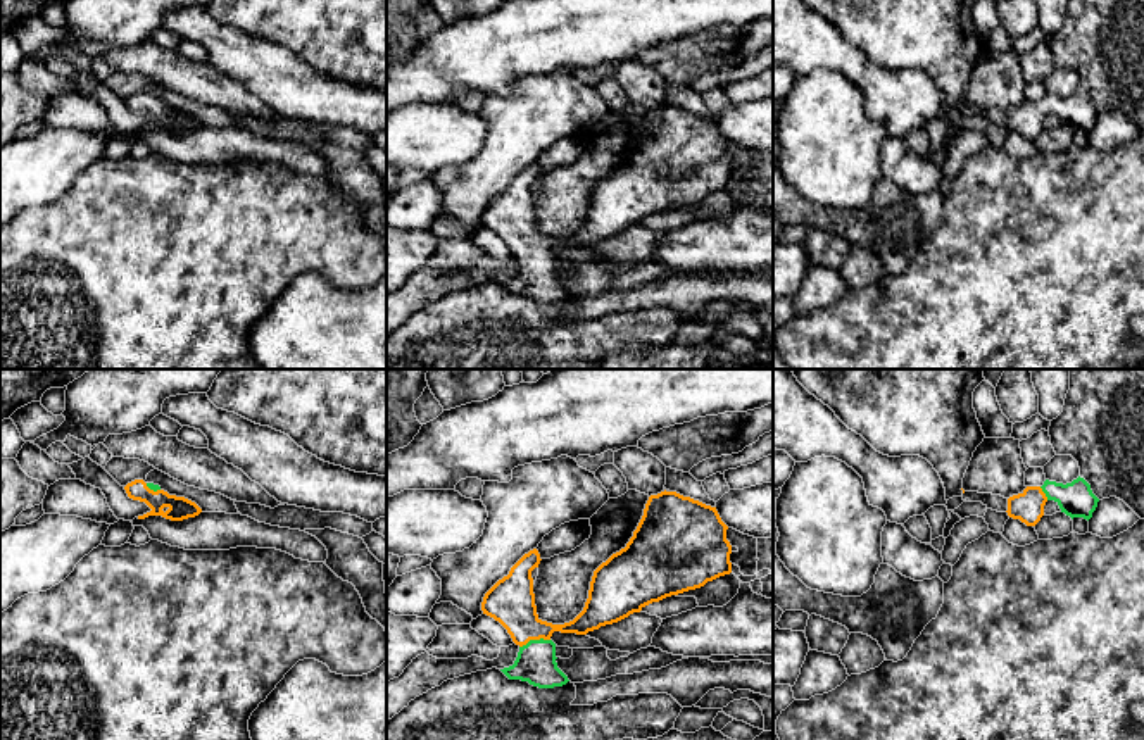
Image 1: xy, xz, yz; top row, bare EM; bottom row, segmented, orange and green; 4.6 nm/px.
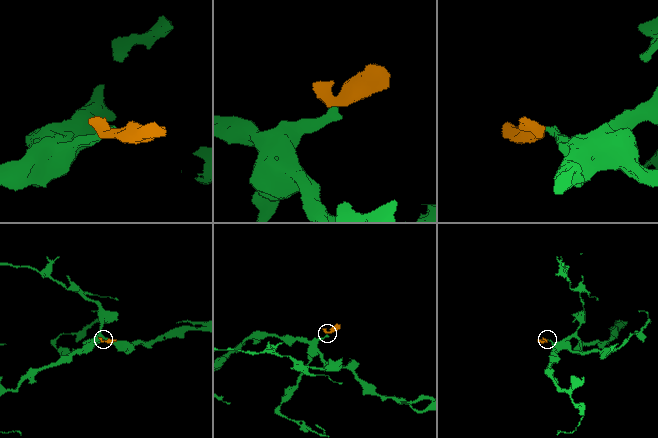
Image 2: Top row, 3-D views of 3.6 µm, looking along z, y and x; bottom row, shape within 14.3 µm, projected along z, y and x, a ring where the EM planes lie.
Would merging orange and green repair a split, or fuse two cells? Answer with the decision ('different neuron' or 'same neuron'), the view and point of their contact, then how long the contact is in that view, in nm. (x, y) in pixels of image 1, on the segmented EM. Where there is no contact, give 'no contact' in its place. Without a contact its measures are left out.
same neuron | xz (534, 639) | 150 nm

